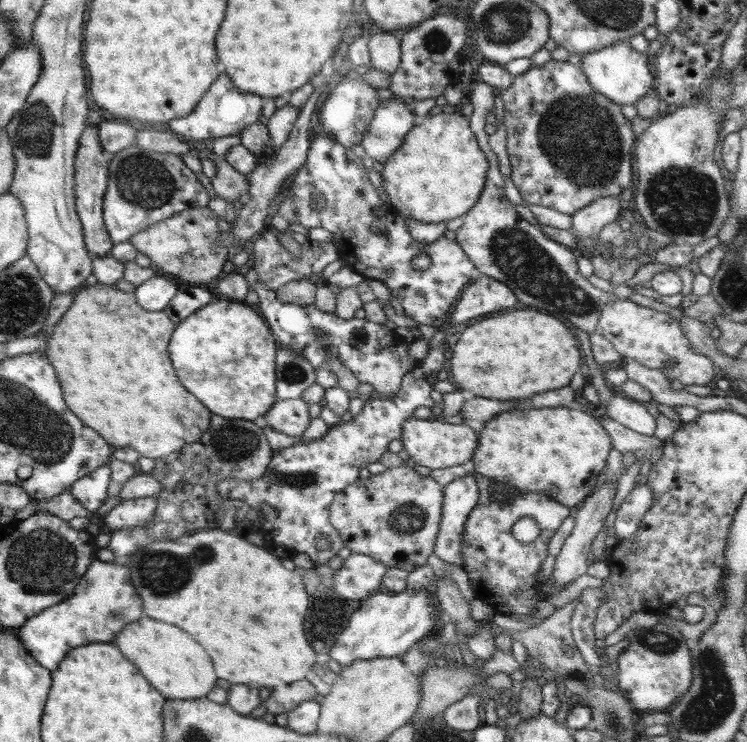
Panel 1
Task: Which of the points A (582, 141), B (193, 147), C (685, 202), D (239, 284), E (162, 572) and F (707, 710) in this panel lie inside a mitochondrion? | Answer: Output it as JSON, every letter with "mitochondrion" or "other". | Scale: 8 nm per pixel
{"A":"mitochondrion","B":"other","C":"mitochondrion","D":"other","E":"mitochondrion","F":"mitochondrion"}

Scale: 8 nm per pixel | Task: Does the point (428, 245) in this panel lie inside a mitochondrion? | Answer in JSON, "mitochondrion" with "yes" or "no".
{"mitochondrion":"no"}

